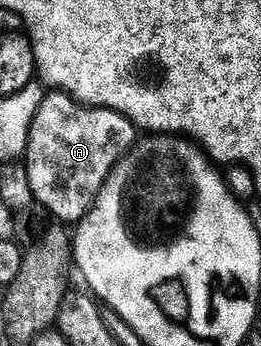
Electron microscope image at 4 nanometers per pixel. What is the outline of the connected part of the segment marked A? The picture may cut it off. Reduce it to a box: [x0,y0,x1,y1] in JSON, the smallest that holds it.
[24,92,136,224]

